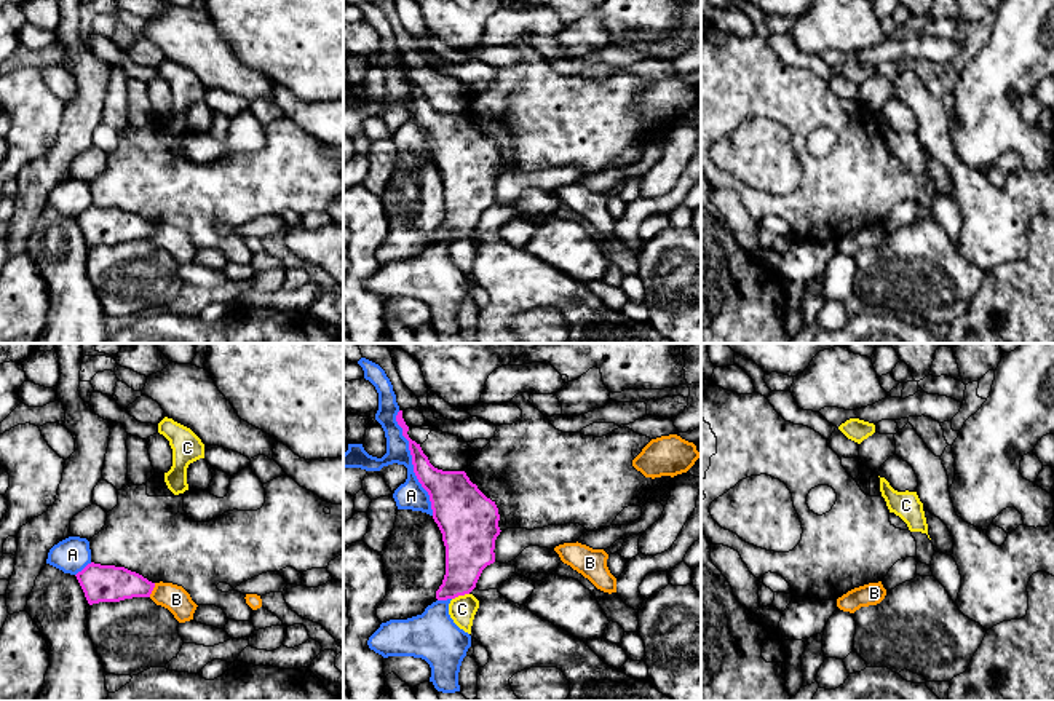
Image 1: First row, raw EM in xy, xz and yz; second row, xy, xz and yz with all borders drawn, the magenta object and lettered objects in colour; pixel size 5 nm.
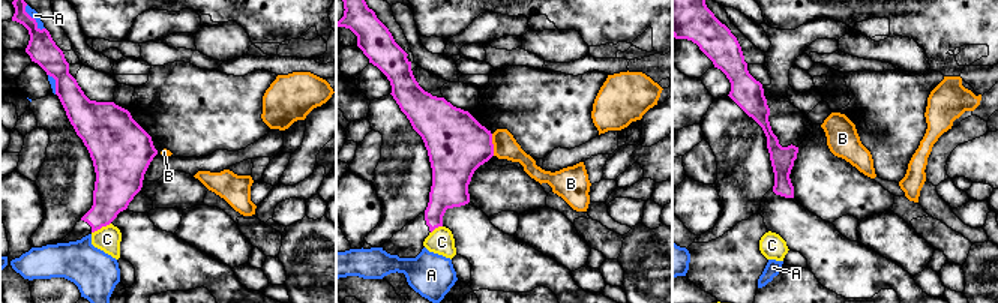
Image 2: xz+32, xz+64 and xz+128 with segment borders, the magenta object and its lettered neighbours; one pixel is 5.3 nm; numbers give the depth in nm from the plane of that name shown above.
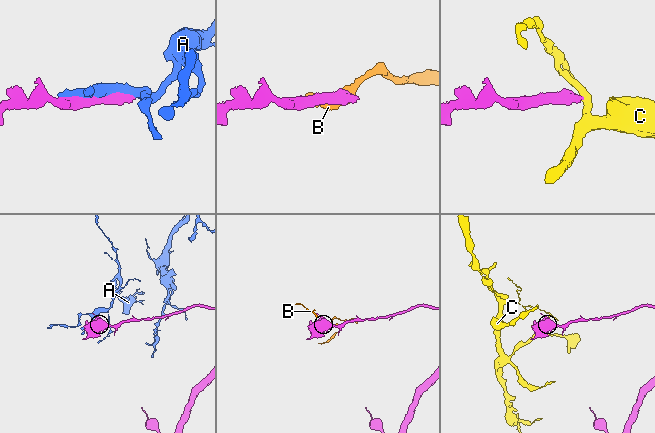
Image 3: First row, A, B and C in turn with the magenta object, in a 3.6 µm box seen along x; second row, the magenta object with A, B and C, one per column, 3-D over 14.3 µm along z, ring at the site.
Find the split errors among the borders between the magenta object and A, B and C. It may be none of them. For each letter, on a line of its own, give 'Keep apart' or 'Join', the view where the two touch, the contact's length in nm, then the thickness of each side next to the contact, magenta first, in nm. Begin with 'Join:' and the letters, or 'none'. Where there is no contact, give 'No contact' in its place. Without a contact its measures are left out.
Join: none
A: Keep apart. Touches magenta in xz. Shared border 550 nm. Thickness 220 nm (magenta) against 140 nm
B: Keep apart. Touches magenta in xy. Shared border 80 nm. Thickness 190 nm (magenta) against 140 nm
C: Keep apart. Touches magenta in xz. Shared border 90 nm. Thickness 240 nm (magenta) against 140 nm

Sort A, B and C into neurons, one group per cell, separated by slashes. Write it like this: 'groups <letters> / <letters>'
groups A / B C

